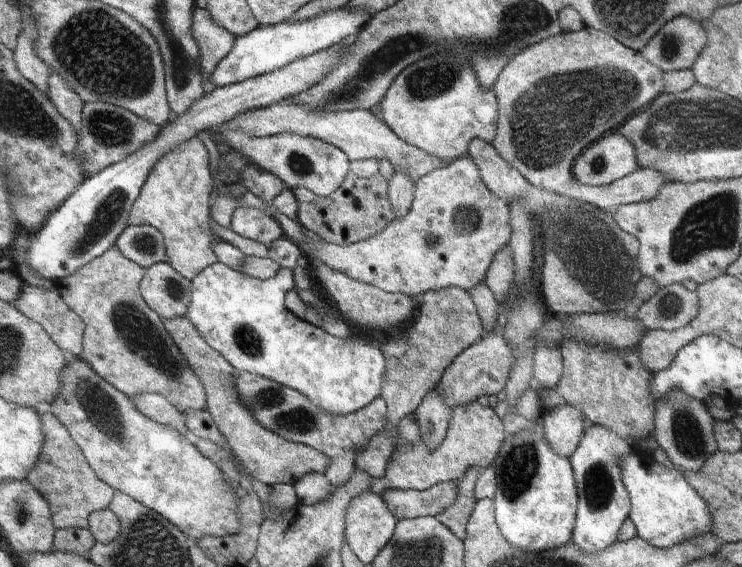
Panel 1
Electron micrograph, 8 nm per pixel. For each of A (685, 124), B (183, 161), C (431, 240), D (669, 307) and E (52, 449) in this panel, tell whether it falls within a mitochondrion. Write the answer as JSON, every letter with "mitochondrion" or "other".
{"A":"mitochondrion","B":"other","C":"mitochondrion","D":"mitochondrion","E":"other"}

